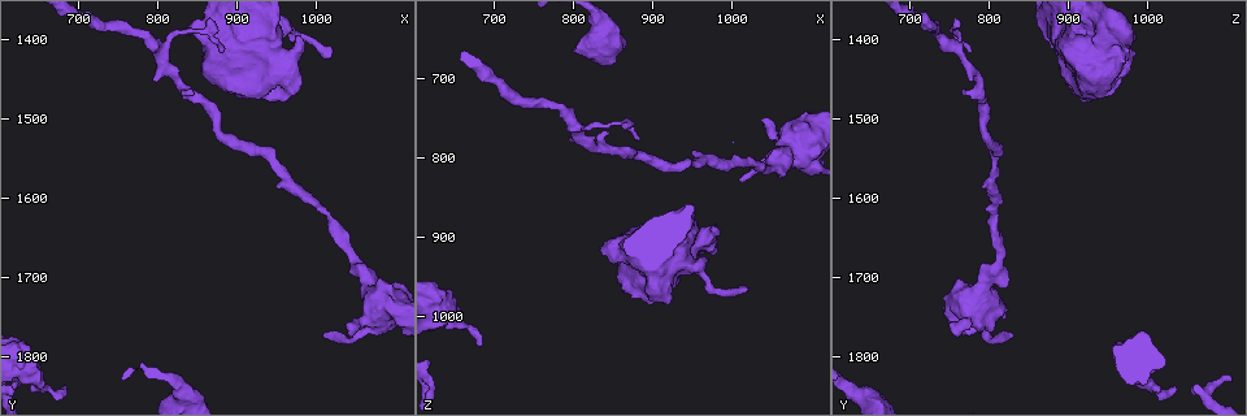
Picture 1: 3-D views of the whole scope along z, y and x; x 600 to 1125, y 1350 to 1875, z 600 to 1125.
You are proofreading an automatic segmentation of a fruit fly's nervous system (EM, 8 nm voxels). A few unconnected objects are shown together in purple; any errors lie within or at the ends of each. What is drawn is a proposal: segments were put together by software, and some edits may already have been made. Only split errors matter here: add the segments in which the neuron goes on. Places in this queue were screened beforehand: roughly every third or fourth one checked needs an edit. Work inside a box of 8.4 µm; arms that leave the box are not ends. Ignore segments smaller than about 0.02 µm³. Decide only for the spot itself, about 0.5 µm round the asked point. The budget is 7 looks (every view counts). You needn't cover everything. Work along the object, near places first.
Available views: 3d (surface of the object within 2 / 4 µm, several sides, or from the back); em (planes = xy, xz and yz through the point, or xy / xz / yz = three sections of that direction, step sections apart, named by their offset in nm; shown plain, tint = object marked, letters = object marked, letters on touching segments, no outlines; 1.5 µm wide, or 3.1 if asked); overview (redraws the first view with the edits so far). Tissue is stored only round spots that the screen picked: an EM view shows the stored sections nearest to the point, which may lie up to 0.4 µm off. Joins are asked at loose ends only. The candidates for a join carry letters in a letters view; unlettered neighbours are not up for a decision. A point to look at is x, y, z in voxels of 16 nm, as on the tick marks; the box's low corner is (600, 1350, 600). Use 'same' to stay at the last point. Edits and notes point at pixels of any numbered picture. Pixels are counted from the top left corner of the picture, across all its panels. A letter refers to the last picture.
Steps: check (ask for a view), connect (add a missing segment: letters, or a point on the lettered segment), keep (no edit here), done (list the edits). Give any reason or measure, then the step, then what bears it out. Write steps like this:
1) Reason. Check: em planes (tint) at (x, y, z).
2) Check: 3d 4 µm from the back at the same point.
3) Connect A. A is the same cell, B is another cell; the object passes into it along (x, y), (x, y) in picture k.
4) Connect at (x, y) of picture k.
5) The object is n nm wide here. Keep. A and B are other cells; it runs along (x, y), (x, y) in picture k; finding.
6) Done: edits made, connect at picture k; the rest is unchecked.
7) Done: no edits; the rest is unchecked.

Branch stops here. Check: 3d 2 µm at (680, 1840, 1035).

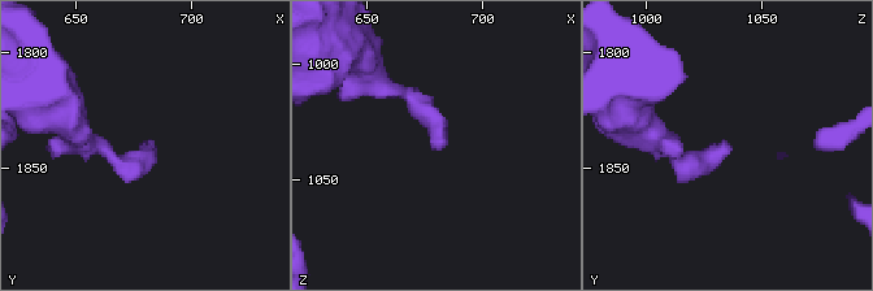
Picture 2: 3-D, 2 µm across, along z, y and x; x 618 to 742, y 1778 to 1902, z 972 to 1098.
Shape alone is not enough. Check: em planes (letters) at (683, 1840, 1037).

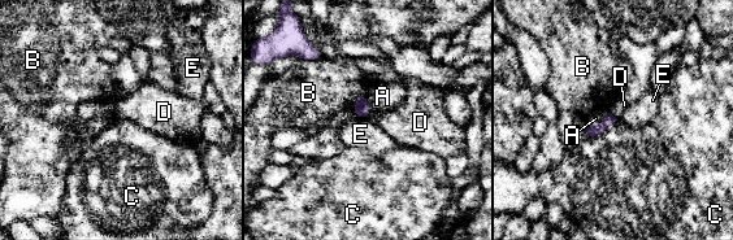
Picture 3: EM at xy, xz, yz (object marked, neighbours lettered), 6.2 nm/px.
The longest contact is with C, 240 nm. Keep. A, B, C, D and E are other cells; none of them fits.

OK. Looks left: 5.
Free end. Check: em xy step 8 (plain) at (1040, 1760, 750).

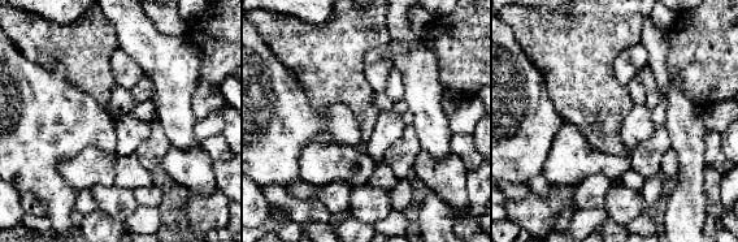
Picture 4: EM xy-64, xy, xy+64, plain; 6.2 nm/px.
See the neighbours. Check: em xy step 8 (letters) at the same point.

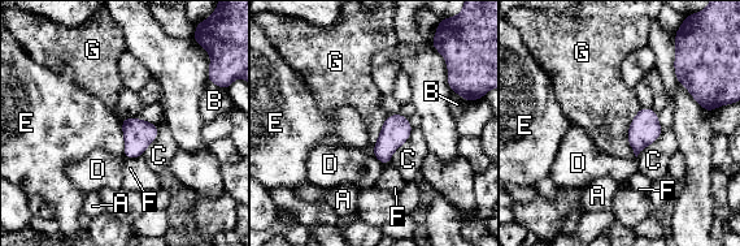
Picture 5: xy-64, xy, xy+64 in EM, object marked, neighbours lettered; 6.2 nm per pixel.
Keep. A, B, C, D, E, F and G are other cells; a border runs along (142, 155), (125, 158) in picture 5; no lettered segment goes on from it.

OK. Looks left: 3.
Free end. Check: em planes (letters) at (955, 1475, 915).

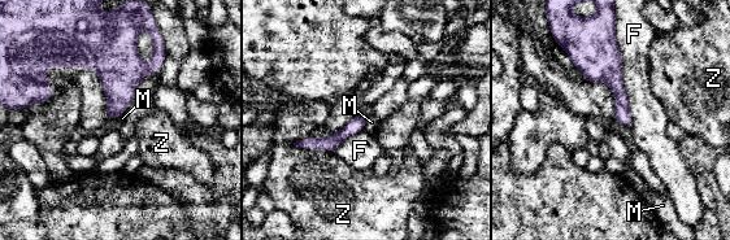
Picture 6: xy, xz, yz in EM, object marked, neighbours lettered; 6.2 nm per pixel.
Keep. F, M and Z are other cells; a border runs along (615, 27), (630, 127) in picture 6; no lettered segment goes on from it.

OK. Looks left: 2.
Done: no edits; the rest is unchecked.

